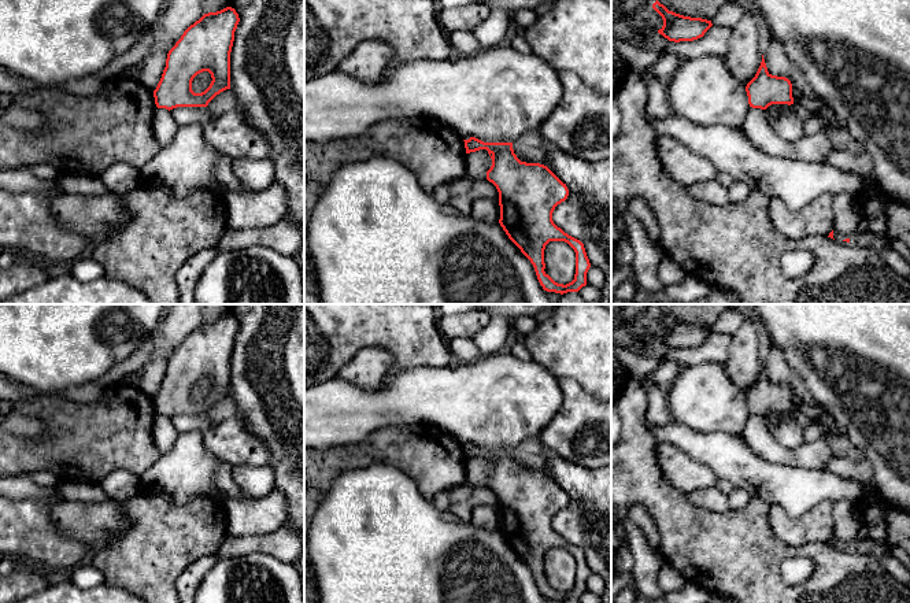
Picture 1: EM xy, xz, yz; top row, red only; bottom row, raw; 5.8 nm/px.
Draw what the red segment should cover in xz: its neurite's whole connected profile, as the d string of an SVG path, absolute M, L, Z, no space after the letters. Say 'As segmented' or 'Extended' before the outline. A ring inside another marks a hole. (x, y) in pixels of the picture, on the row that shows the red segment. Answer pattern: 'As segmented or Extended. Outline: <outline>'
As segmented. Outline: M476 137L463 141L466 153L488 151L492 166L487 171L487 180L499 192L499 223L530 260L543 289L563 295L585 286L591 263L584 244L552 221L555 207L569 196L566 184L544 164L521 162L514 153L513 143L484 143ZM550 241L565 241L576 252L574 280L566 285L555 282L544 271L544 249Z

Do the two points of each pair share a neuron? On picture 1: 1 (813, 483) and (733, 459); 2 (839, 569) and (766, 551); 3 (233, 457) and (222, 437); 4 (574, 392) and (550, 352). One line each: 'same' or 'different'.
1: same
2: same
3: same
4: different

